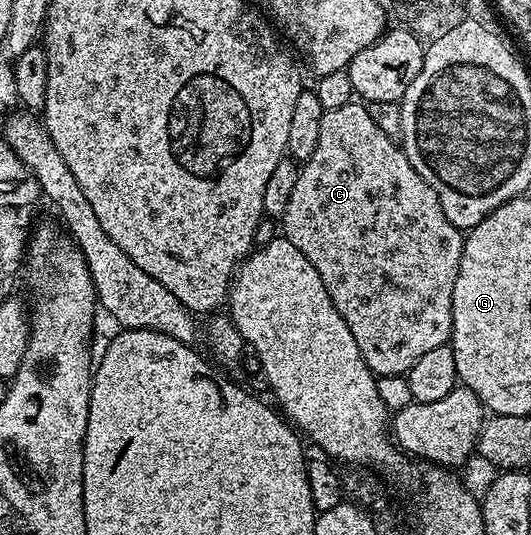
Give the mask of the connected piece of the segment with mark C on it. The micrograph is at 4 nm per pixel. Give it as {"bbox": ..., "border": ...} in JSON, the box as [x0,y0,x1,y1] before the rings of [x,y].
{"bbox":[279,103,465,377],"border":[[[350,103],[343,107],[326,109],[323,115],[323,123],[319,130],[319,144],[315,147],[315,152],[311,154],[311,159],[307,159],[300,166],[297,178],[295,179],[295,188],[291,191],[291,203],[287,203],[285,213],[279,219],[279,225],[282,225],[283,236],[319,271],[323,279],[323,287],[327,287],[327,295],[331,295],[331,303],[335,303],[335,311],[343,315],[347,327],[351,327],[351,335],[355,335],[355,343],[359,343],[359,351],[367,363],[367,367],[377,377],[386,377],[387,375],[405,375],[408,374],[415,363],[419,363],[422,355],[427,355],[427,351],[432,351],[434,347],[446,344],[453,336],[453,292],[455,291],[455,279],[459,275],[459,263],[461,262],[461,252],[465,246],[462,230],[454,227],[451,219],[443,215],[443,203],[439,203],[439,195],[411,167],[404,149],[394,138],[383,135],[379,131],[379,123],[371,119],[368,108],[361,103]]]}

